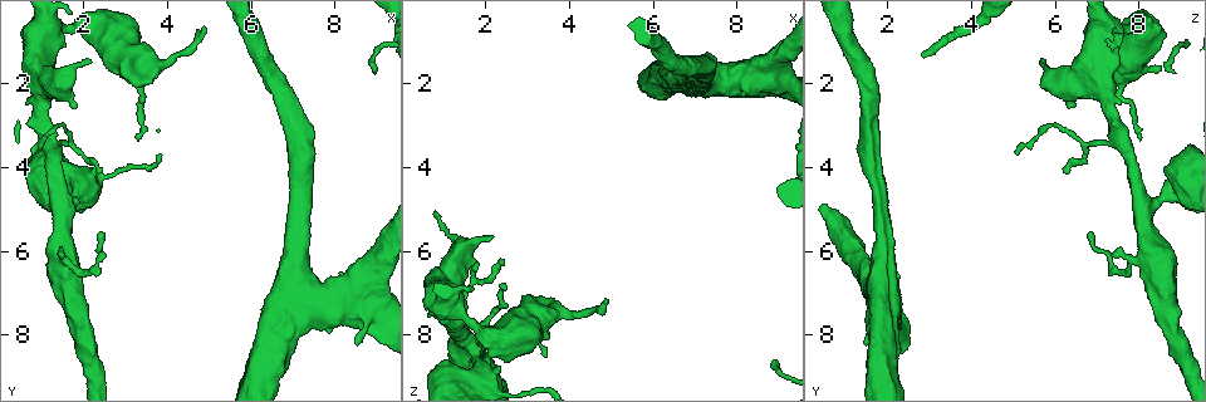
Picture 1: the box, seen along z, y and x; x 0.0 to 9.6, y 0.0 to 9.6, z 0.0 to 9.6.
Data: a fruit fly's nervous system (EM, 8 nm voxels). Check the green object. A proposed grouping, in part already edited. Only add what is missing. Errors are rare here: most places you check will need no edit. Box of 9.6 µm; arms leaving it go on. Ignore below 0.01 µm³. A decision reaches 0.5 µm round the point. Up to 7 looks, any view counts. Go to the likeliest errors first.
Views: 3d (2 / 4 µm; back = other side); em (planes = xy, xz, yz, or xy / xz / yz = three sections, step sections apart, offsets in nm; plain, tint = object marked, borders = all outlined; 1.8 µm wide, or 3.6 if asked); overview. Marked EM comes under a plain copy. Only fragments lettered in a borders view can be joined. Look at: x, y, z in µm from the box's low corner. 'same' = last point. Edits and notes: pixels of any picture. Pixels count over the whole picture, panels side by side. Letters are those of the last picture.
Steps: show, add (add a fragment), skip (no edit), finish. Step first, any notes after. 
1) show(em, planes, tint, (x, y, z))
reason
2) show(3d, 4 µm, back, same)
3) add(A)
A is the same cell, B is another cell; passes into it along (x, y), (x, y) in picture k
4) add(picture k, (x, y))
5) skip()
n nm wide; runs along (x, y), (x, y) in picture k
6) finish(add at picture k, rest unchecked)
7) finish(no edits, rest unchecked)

show(em, 3.6 µm, planes, borders, (2.30, 0.70, 8.05))
sudden change in width

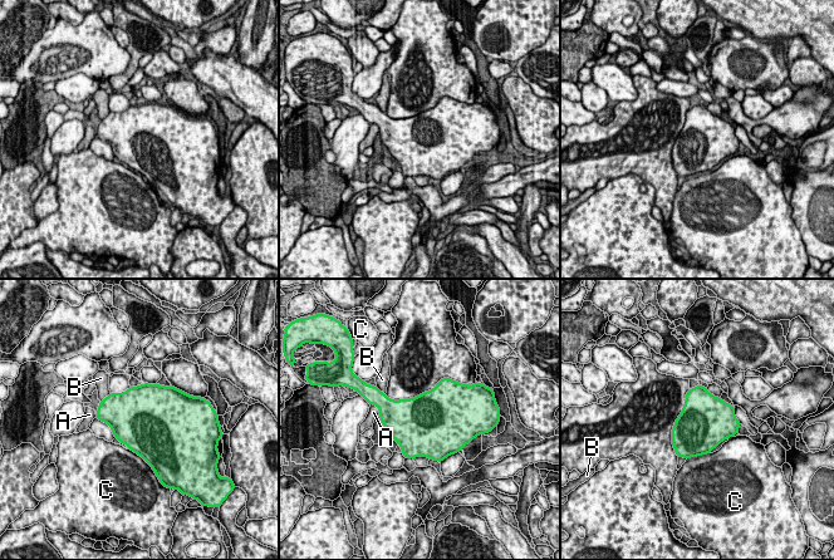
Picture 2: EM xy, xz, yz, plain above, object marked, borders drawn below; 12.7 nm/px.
skip()
C touches over 300 nm; A, B and C are other cells; border along (709, 452), (687, 458) in picture 2; none of them fits

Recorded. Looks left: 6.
show(em, 3.6 µm, planes, borders, (1.85, 4.60, 8.80))
four-way junction

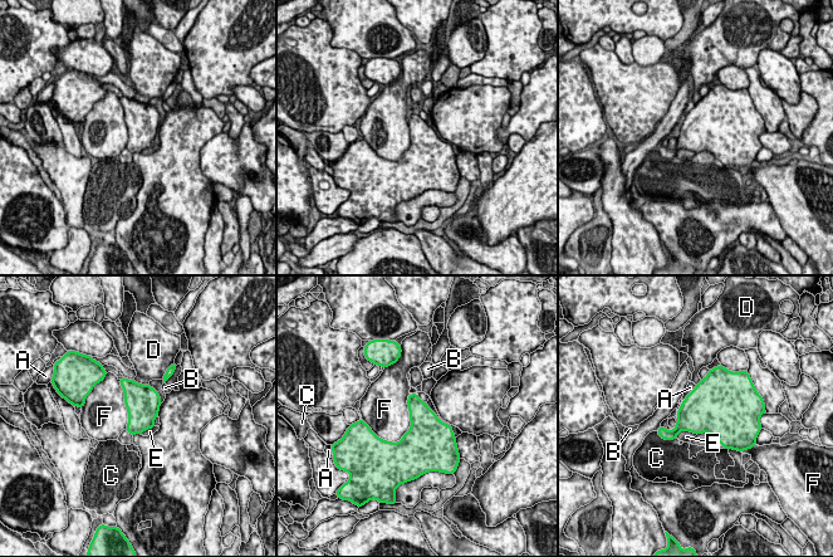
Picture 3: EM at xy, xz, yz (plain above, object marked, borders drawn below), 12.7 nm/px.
skip()
A, B, C, D, E and F are other cells; none of them fits

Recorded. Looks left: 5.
show(em, planes, tint, (1.50, 6.15, 7.40))
thin end

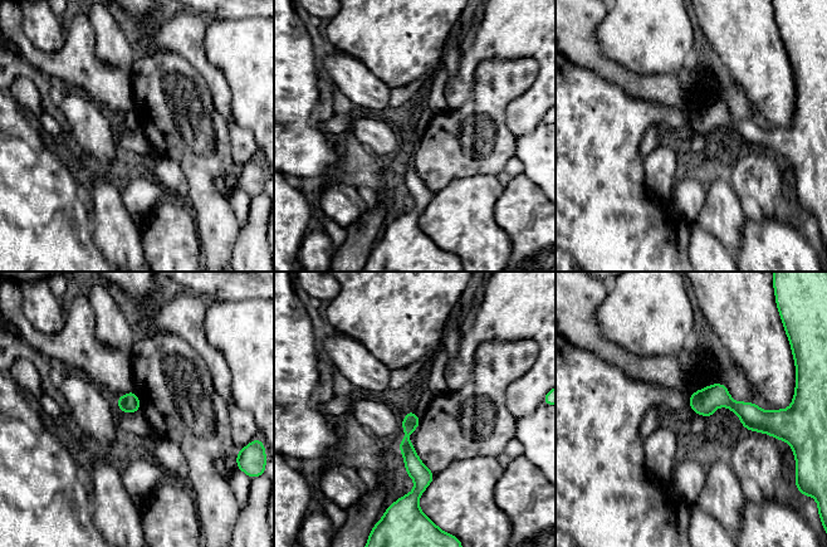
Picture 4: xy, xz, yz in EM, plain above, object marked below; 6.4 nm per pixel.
show(em, planes, borders, same)

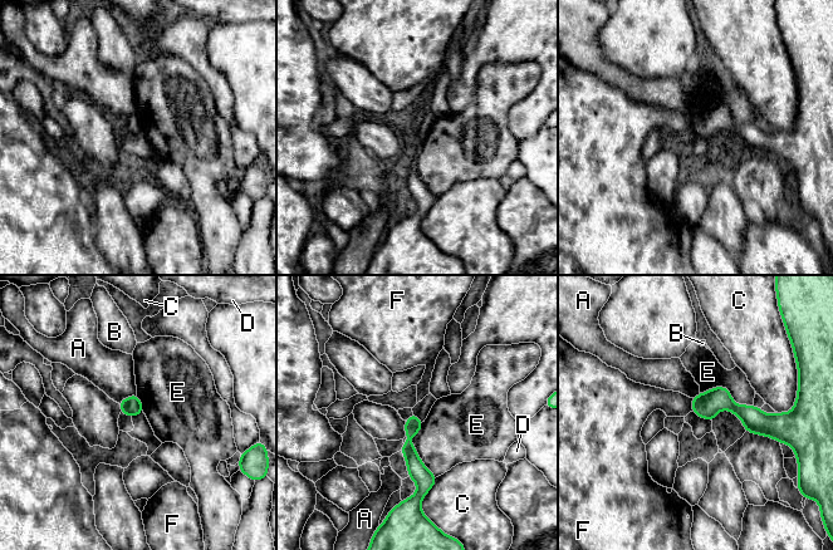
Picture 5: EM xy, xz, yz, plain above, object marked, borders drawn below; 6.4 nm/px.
skip()
A, B, C, D, E and F are other cells; none of them fits

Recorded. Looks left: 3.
finish(no edits, rest unchecked)

